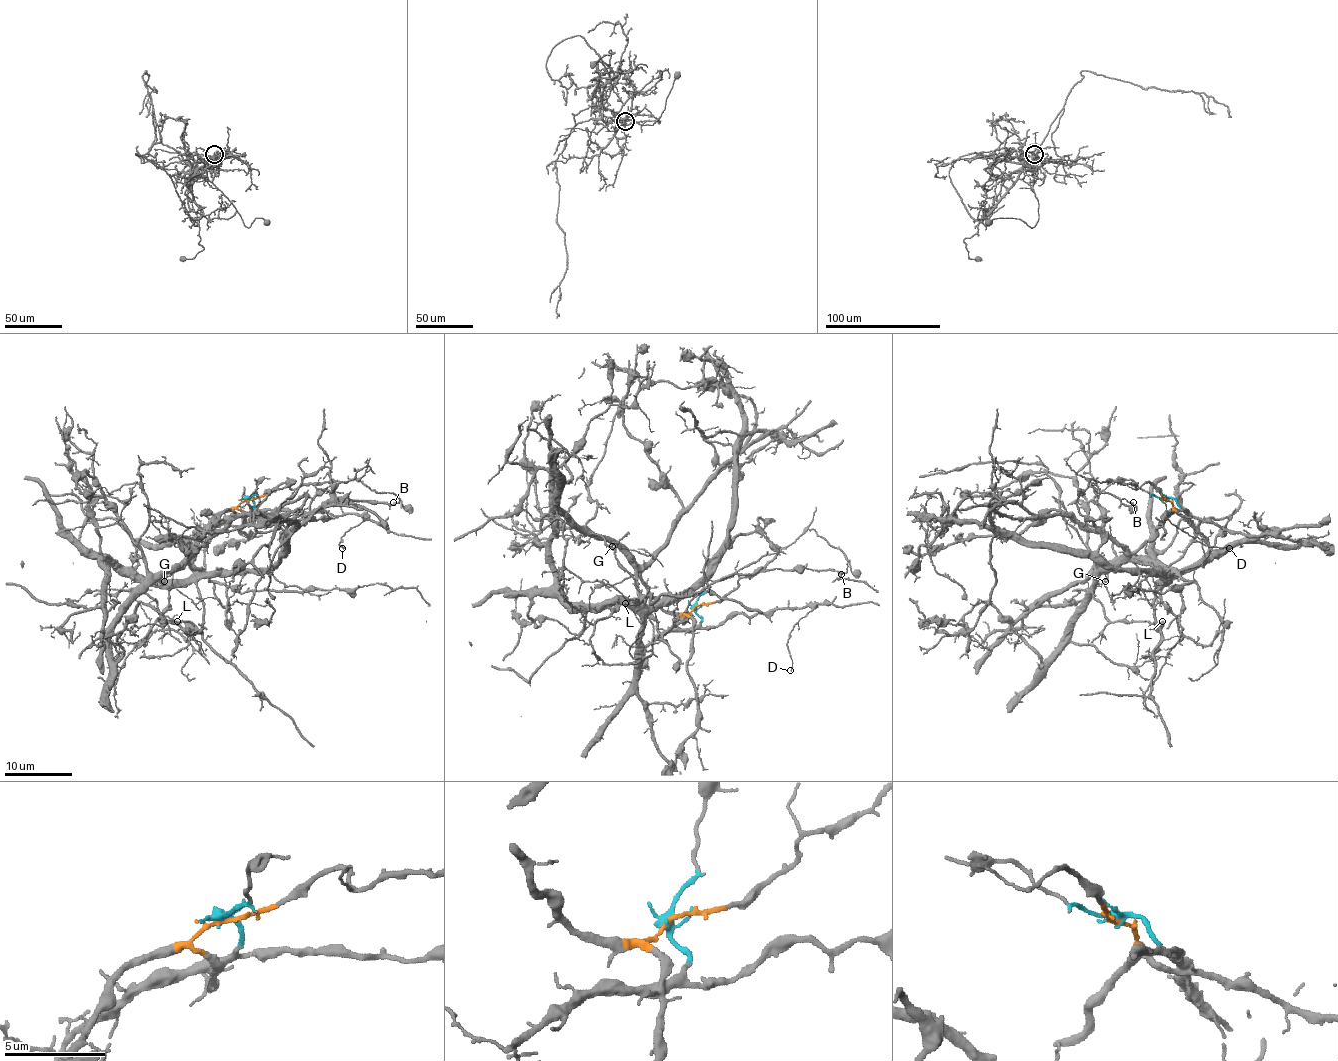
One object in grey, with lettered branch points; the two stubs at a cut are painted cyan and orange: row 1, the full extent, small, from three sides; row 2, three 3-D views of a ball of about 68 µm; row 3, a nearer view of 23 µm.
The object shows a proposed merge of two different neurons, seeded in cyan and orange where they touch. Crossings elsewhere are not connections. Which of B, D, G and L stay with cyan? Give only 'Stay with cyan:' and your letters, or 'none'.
Stay with cyan: D

